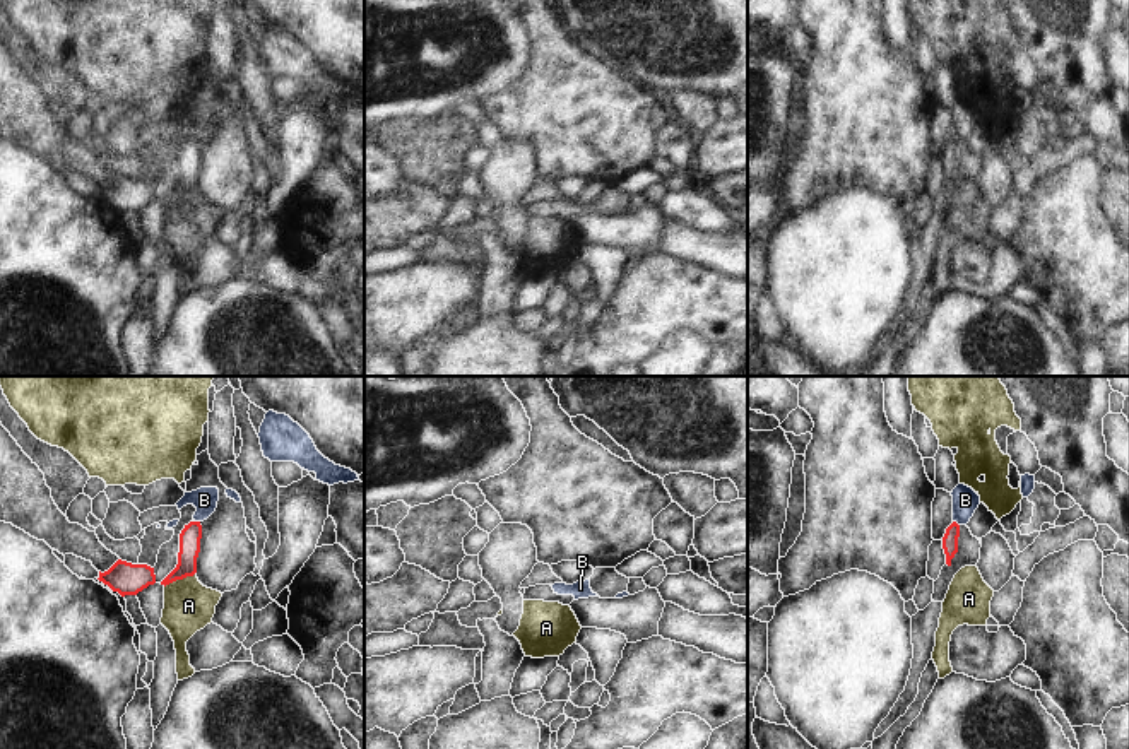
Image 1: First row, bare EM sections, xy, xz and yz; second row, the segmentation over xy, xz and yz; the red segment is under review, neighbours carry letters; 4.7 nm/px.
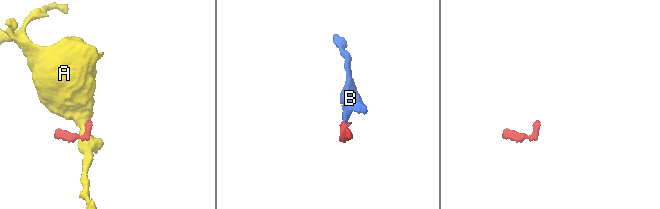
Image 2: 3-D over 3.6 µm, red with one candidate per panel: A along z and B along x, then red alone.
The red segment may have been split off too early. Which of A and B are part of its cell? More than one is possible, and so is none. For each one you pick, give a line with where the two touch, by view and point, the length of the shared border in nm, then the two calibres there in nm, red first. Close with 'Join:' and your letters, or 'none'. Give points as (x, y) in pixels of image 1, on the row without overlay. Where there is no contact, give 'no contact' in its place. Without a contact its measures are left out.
Join: none

